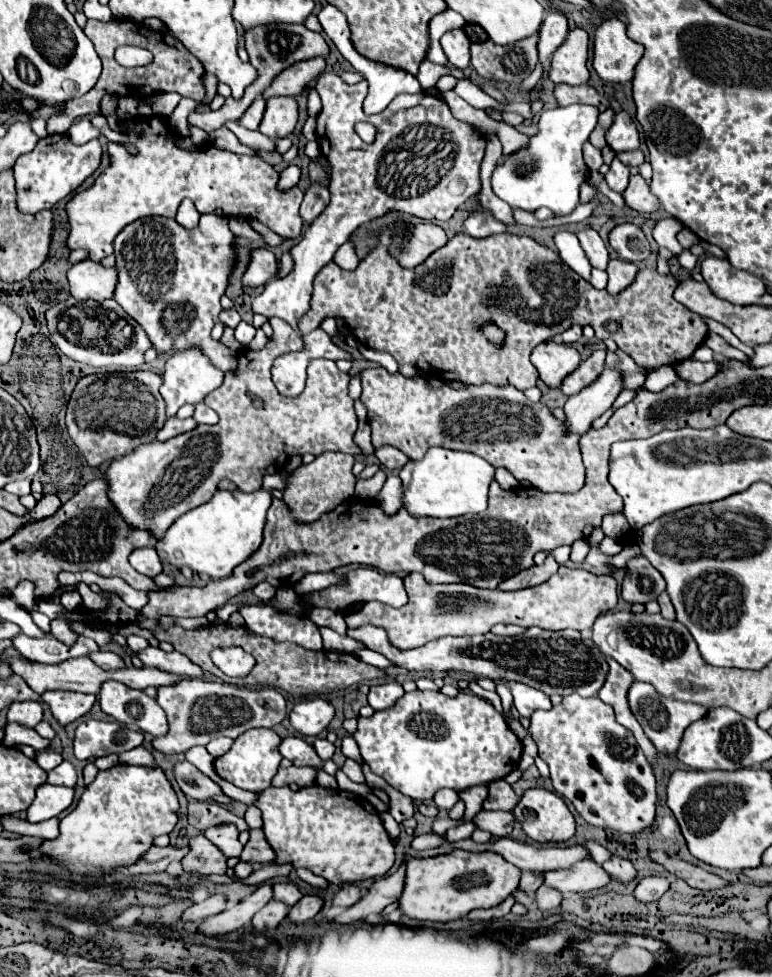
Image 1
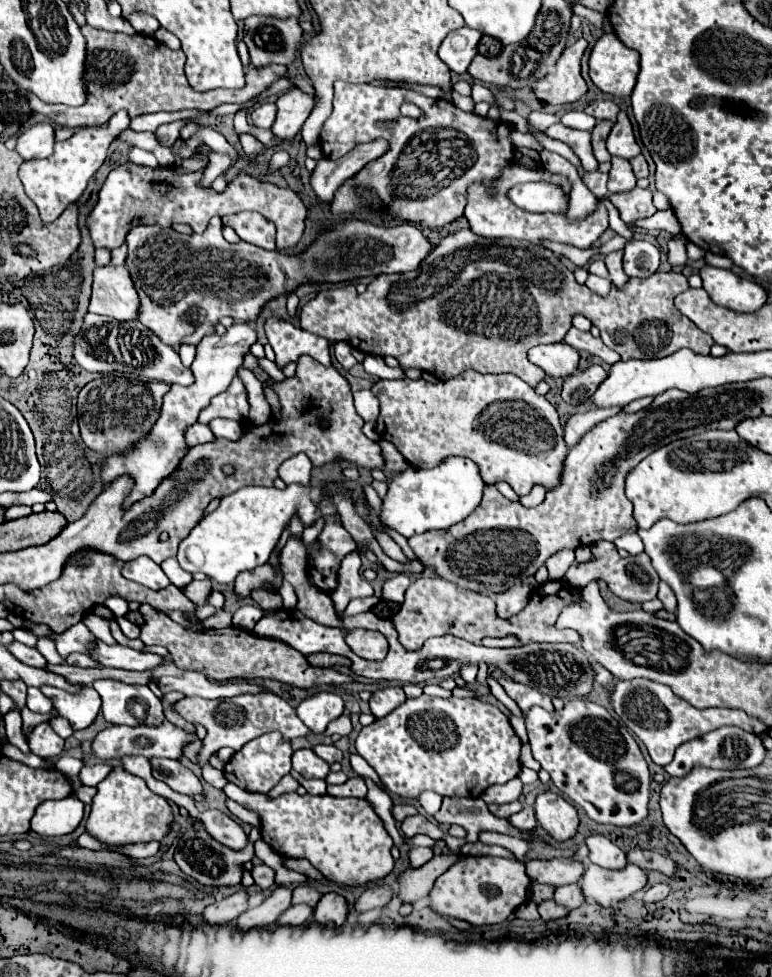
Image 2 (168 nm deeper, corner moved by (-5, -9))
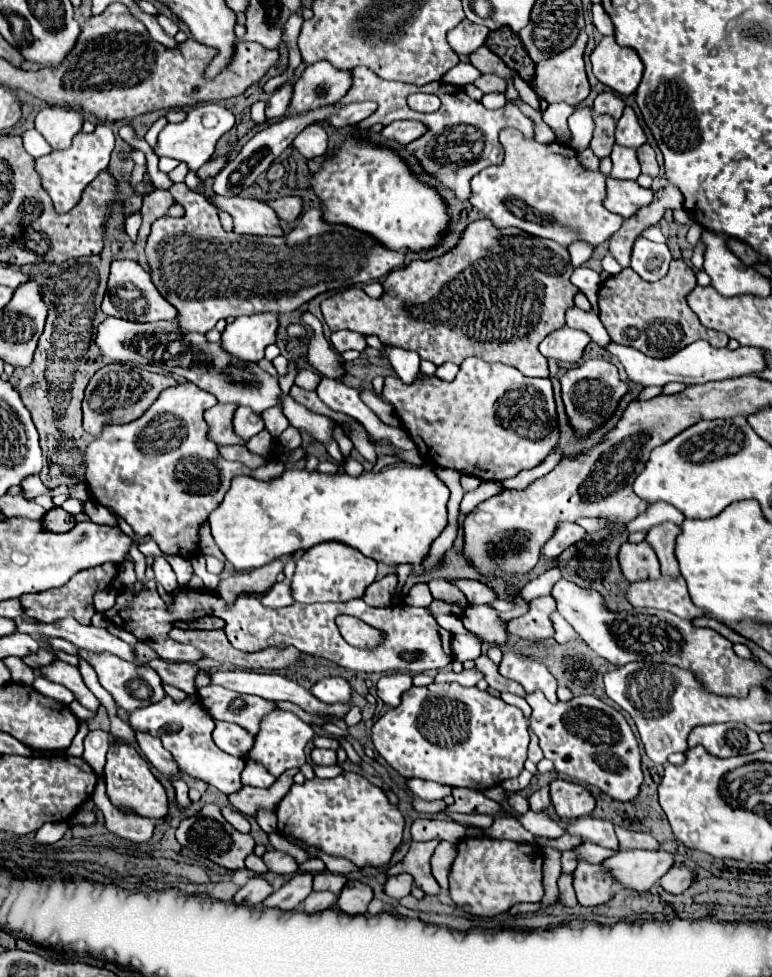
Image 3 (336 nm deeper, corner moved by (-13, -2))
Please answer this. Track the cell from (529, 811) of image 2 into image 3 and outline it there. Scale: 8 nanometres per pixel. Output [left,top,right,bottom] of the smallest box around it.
[528,786,552,812]

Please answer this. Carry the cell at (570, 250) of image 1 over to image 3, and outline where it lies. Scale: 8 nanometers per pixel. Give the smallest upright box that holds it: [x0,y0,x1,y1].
[570,266,602,313]

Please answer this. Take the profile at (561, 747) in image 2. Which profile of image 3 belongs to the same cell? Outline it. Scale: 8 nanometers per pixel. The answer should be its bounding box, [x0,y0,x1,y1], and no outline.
[526,690,642,802]

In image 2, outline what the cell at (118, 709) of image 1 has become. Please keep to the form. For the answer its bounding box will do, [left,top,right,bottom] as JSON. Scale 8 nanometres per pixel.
[92,679,166,725]

